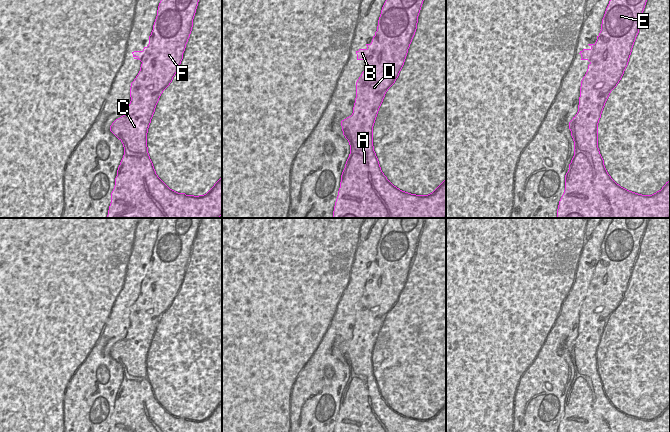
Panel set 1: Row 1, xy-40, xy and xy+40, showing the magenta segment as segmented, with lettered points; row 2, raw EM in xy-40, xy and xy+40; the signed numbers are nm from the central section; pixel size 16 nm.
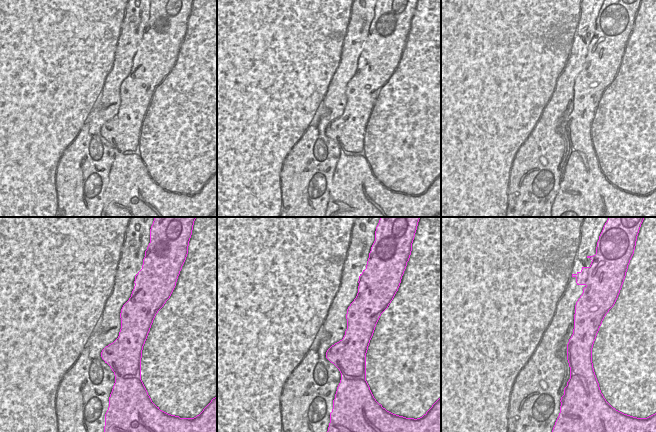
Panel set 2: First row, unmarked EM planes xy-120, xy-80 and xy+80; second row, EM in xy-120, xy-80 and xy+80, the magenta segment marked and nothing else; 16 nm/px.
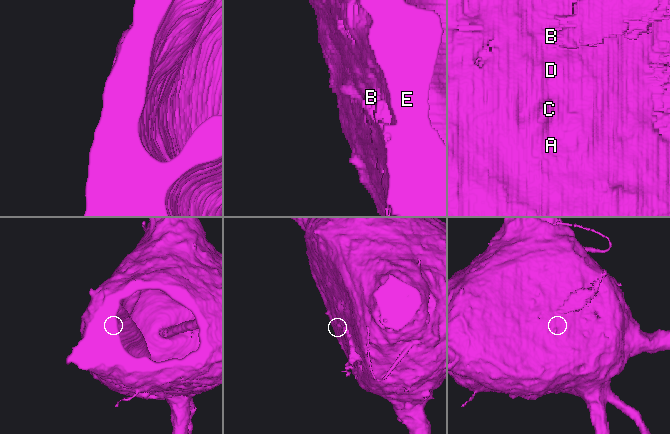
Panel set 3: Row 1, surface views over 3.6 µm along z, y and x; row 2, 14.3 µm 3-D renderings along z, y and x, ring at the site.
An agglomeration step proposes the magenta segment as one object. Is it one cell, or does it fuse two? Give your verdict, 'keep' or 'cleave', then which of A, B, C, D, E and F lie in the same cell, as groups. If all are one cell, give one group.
cleave; groups A C D E F / B

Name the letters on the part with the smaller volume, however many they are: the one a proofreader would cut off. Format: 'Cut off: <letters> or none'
Cut off: B

